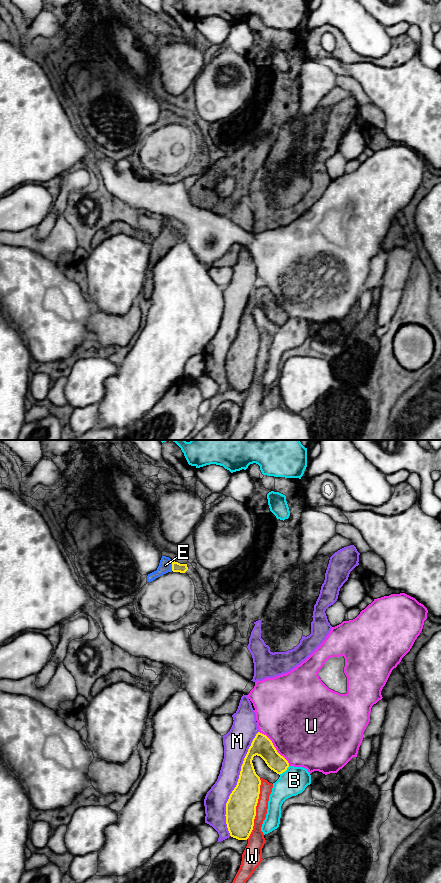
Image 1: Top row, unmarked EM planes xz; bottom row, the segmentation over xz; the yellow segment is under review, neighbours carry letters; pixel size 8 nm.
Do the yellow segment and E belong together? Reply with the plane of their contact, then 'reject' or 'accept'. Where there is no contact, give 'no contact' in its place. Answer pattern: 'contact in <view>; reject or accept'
contact in xz; accept

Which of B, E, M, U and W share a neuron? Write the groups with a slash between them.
B / E / M / U / W

